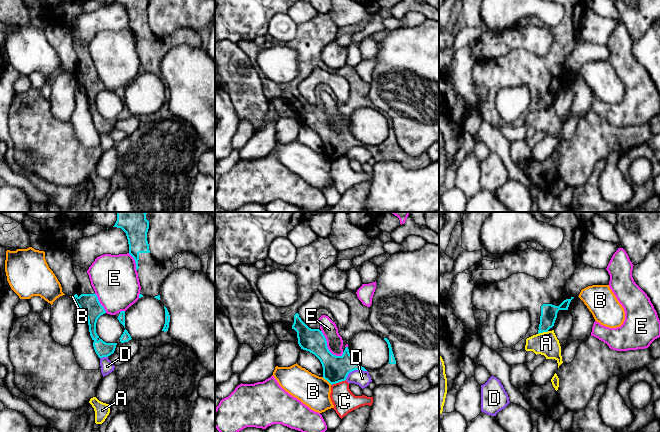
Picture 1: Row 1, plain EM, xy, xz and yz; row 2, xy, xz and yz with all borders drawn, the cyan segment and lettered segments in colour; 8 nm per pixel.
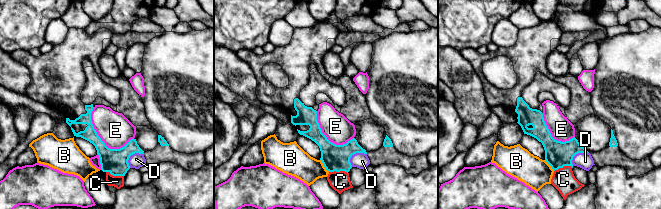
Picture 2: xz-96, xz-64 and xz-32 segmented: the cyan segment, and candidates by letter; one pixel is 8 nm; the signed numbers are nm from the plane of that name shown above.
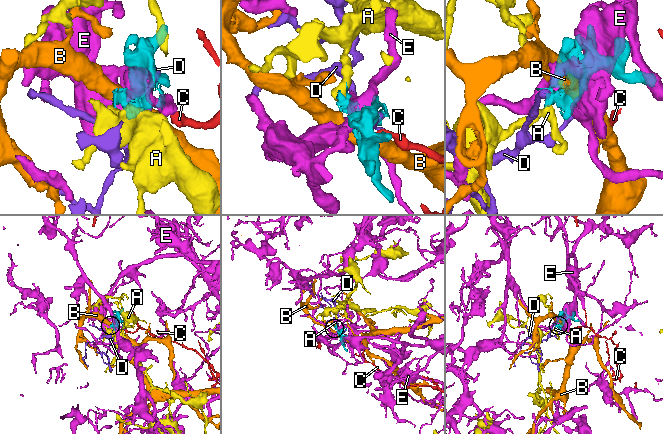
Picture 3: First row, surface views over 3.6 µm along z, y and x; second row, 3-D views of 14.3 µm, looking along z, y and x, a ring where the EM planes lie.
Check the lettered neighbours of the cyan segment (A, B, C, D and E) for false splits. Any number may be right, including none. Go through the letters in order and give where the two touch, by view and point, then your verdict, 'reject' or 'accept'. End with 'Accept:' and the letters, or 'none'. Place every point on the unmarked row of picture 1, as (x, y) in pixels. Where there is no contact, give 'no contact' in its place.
A: yz (543, 107) | reject
B: xz (327, 156) | reject
C: xz (338, 158) | reject
D: xz (354, 145) | reject
E: xz (326, 122) | reject
Accept: none

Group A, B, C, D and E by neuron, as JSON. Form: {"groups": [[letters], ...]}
{"groups": [["A"], ["B"], ["C"], ["D"], ["E"]]}

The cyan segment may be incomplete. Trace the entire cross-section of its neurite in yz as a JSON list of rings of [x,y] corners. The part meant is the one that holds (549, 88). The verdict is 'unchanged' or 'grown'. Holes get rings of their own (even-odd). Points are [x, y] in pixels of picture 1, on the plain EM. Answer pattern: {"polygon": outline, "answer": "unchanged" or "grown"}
{"polygon": [[[549,0],[561,4],[564,9],[562,20],[550,28],[553,36],[552,45],[544,56],[525,49],[509,52],[497,59],[479,60],[473,66],[472,80],[479,86],[487,88],[487,96],[482,100],[481,116],[492,126],[503,124],[504,121],[496,109],[496,96],[506,87],[527,86],[531,94],[531,102],[526,113],[515,121],[516,127],[524,126],[526,115],[543,108],[548,108],[554,102],[559,86],[568,86],[569,80],[574,73],[566,71],[564,62],[567,56],[576,46],[576,36],[580,29],[580,23],[585,11],[583,0]]], "answer": "grown"}

